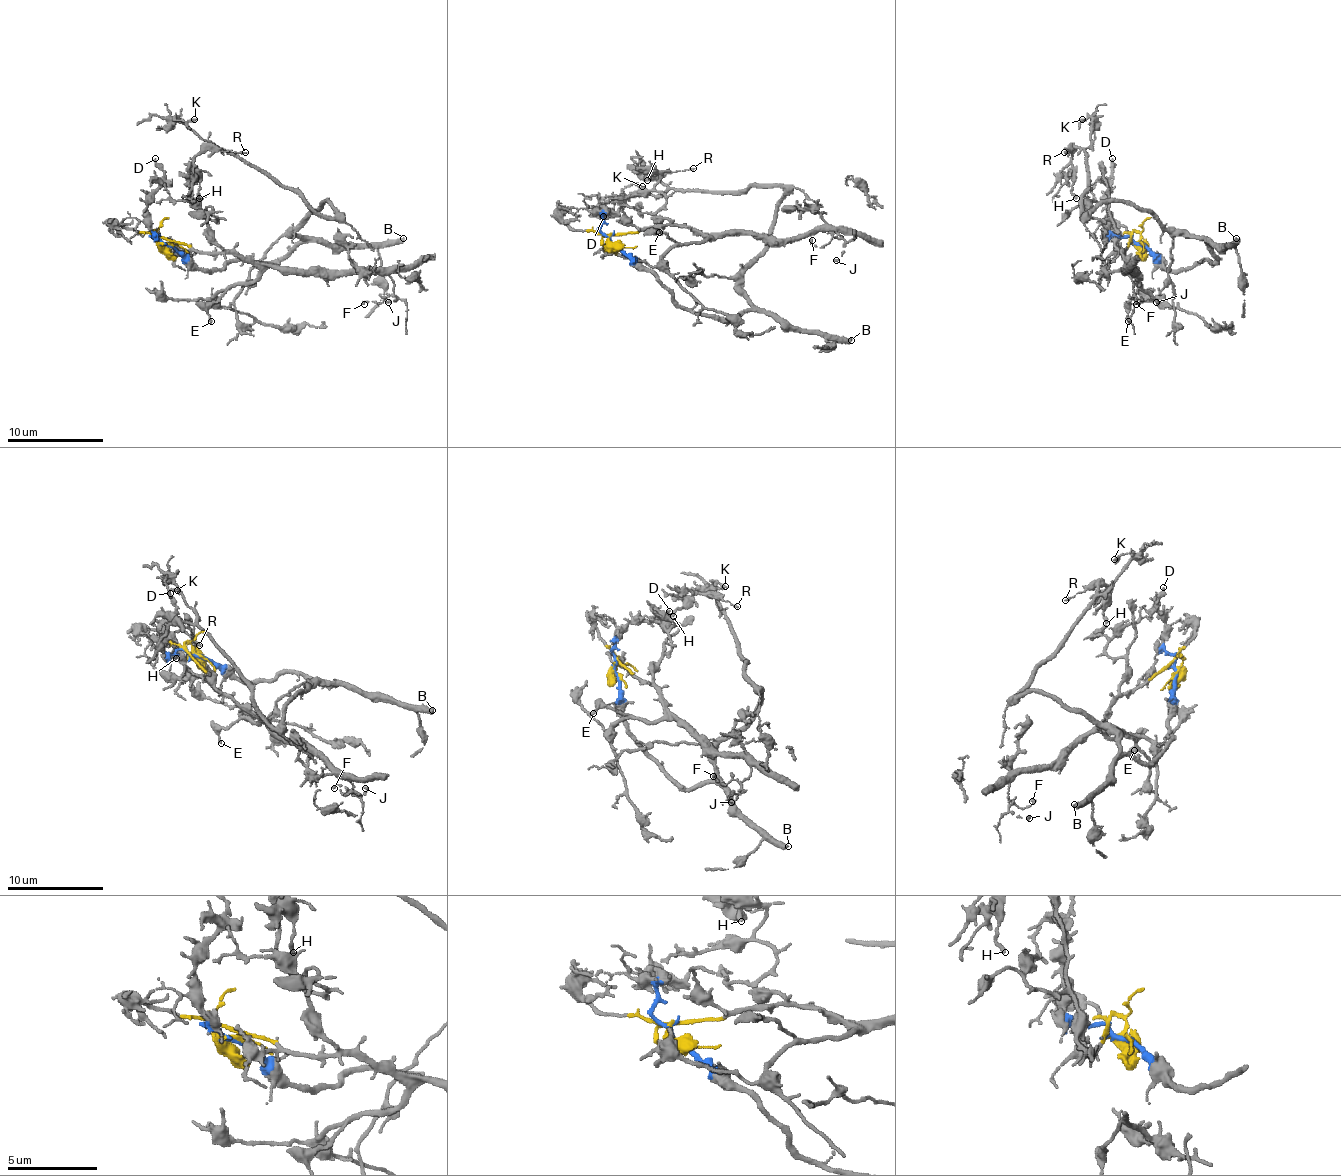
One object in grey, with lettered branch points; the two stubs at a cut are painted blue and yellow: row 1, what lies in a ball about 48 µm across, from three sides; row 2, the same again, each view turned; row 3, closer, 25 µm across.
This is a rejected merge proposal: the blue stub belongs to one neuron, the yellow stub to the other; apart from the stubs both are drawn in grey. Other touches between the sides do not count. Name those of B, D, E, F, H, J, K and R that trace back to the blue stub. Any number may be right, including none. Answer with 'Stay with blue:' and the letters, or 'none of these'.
Stay with blue: B, D, H, K, R

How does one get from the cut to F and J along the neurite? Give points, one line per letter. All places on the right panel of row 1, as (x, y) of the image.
F: (1138, 243), (1131, 241), (1121, 253), (1128, 269), (1135, 272), (1126, 272), (1133, 298), (1143, 301), (1135, 303)
J: (1138, 243), (1131, 241), (1121, 253), (1128, 269), (1135, 272), (1126, 272), (1138, 298), (1157, 303)

